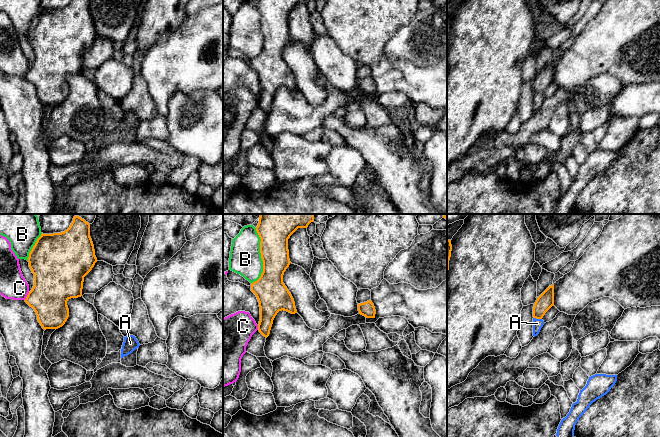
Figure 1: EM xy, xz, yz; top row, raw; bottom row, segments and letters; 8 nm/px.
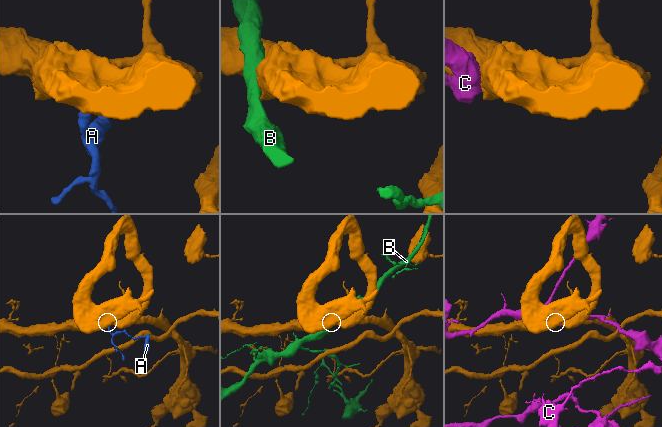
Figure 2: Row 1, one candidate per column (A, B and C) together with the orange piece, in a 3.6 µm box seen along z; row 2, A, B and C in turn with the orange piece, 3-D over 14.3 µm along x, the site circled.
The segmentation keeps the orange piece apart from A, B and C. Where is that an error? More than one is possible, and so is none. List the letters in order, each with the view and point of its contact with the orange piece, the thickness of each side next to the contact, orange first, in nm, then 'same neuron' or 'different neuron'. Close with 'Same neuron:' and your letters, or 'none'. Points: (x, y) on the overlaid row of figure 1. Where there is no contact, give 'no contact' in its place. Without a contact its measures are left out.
A: yz (538, 318) | 140/80 nm | same neuron
B: xz (261, 257) | 280/260 nm | different neuron
C: xy (27, 296) | 340/220 nm | different neuron
Same neuron: A

